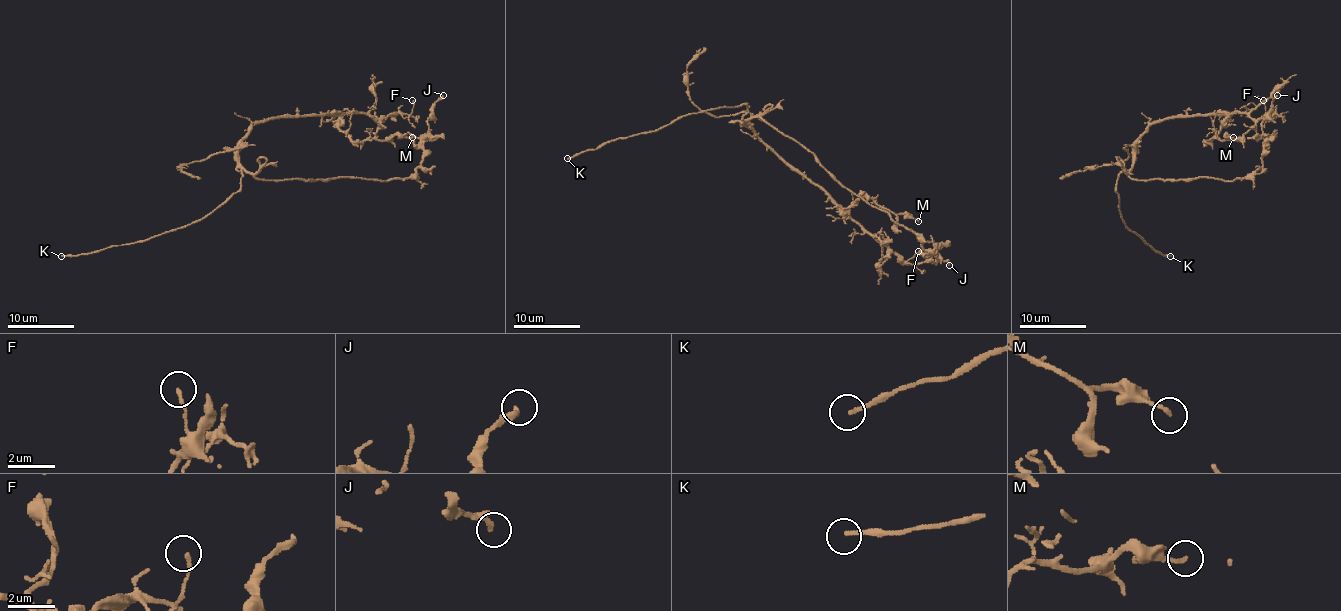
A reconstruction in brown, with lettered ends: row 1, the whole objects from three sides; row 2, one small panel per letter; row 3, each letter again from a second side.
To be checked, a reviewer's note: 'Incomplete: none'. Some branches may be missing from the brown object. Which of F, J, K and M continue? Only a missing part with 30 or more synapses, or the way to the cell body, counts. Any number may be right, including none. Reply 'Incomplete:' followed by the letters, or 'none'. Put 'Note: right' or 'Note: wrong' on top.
Note: wrong
Incomplete: K

